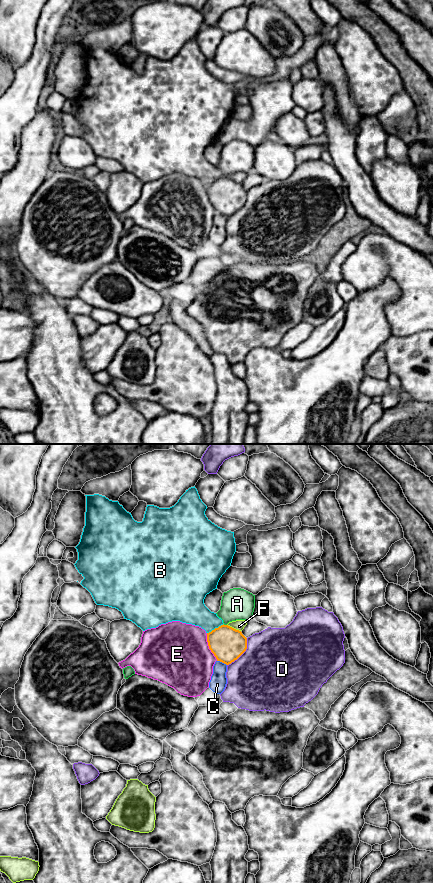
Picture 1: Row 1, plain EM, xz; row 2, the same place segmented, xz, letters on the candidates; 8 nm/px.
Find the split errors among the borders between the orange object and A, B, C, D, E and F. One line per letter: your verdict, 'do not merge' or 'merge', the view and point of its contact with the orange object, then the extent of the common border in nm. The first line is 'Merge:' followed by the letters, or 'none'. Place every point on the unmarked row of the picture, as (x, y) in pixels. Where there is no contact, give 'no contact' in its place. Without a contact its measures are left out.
Merge: D
A: do not merge; meets orange in xz at (225, 177); contact 30 nm long
B: do not merge; meets orange in xz at (215, 180); contact 160 nm long
C: do not merge; meets orange in xz at (222, 214); contact 90 nm long
D: merge; meets orange in xz at (242, 205); contact 280 nm long
E: do not merge; meets orange in xz at (209, 199); contact 240 nm long
F: do not merge; meets orange in xz at (233, 180); contact 130 nm long

